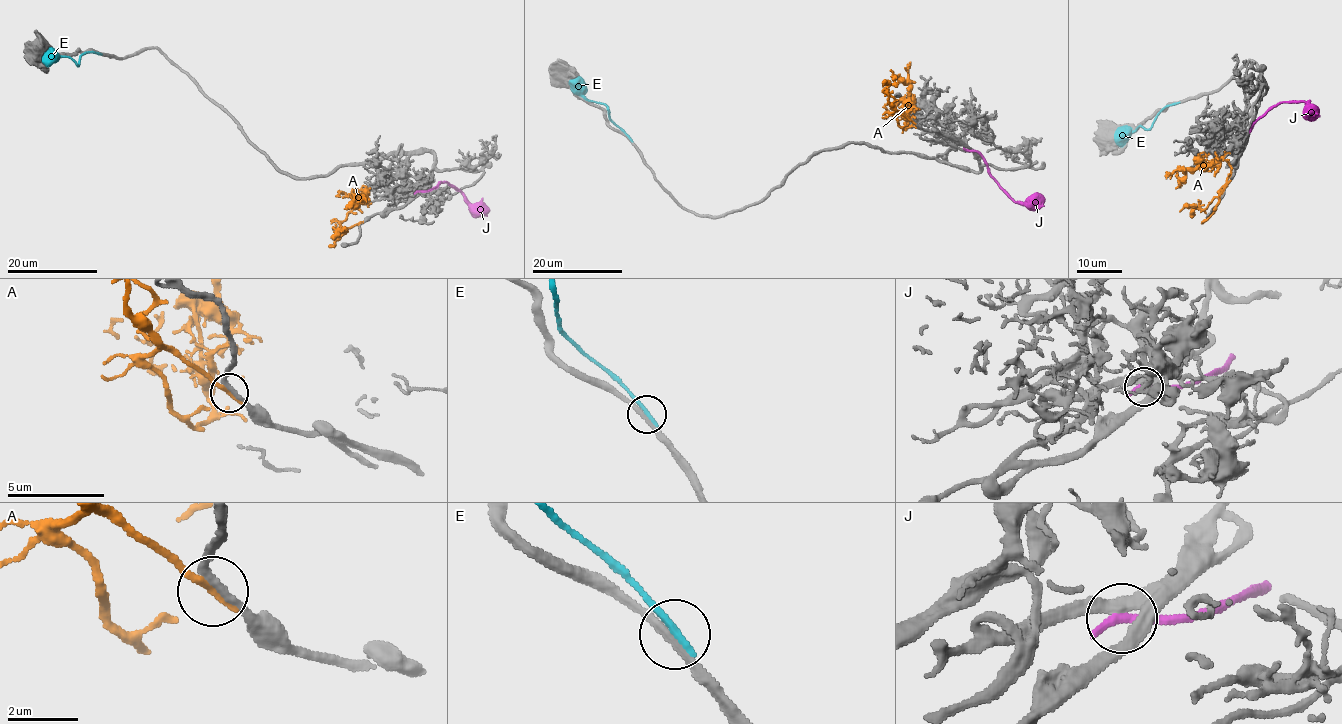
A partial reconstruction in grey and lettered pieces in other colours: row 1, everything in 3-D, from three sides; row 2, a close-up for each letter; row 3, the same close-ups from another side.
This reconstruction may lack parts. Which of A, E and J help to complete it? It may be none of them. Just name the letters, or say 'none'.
A

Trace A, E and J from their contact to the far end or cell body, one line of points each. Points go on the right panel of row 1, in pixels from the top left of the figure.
A: (1228, 183), (1219, 197), (1230, 166), (1226, 160), (1219, 160), (1207, 167), (1186, 169), (1175, 188)
E: (1176, 103), (1163, 108), (1148, 129), (1139, 126), (1126, 140), (1115, 137)
J: (1252, 128), (1276, 105), (1295, 100), (1313, 107), (1317, 114)

